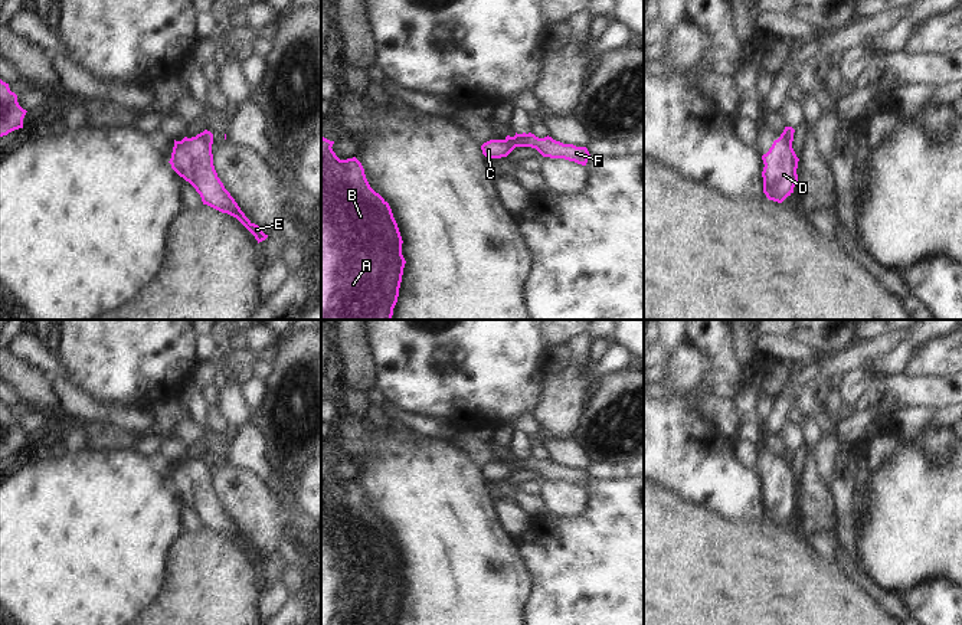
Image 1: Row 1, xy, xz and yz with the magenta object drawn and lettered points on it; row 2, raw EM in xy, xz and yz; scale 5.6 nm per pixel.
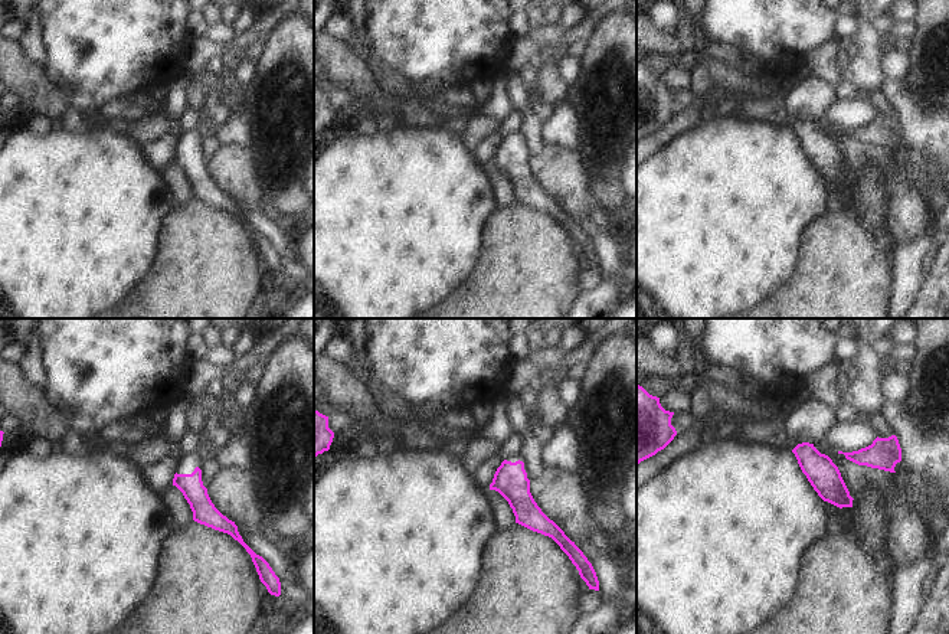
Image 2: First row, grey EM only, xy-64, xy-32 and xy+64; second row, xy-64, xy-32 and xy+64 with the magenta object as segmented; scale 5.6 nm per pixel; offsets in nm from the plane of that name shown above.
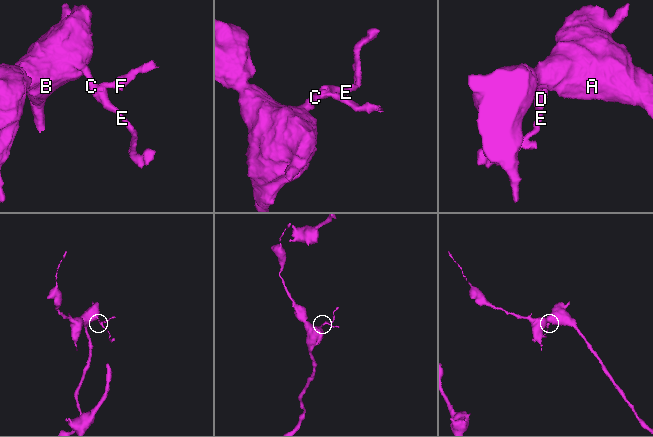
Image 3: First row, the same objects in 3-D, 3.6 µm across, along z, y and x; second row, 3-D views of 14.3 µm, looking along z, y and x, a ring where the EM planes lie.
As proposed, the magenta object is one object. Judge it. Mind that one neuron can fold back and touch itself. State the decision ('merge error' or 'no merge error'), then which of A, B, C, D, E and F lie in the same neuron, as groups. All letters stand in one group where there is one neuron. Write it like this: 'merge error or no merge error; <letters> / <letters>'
merge error; A B C D E / F

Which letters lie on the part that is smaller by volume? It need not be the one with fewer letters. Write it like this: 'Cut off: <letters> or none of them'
Cut off: F

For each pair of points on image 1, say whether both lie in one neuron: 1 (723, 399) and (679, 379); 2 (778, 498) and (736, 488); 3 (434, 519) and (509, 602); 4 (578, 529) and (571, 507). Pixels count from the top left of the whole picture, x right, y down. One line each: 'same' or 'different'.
1: different
2: different
3: same
4: different

